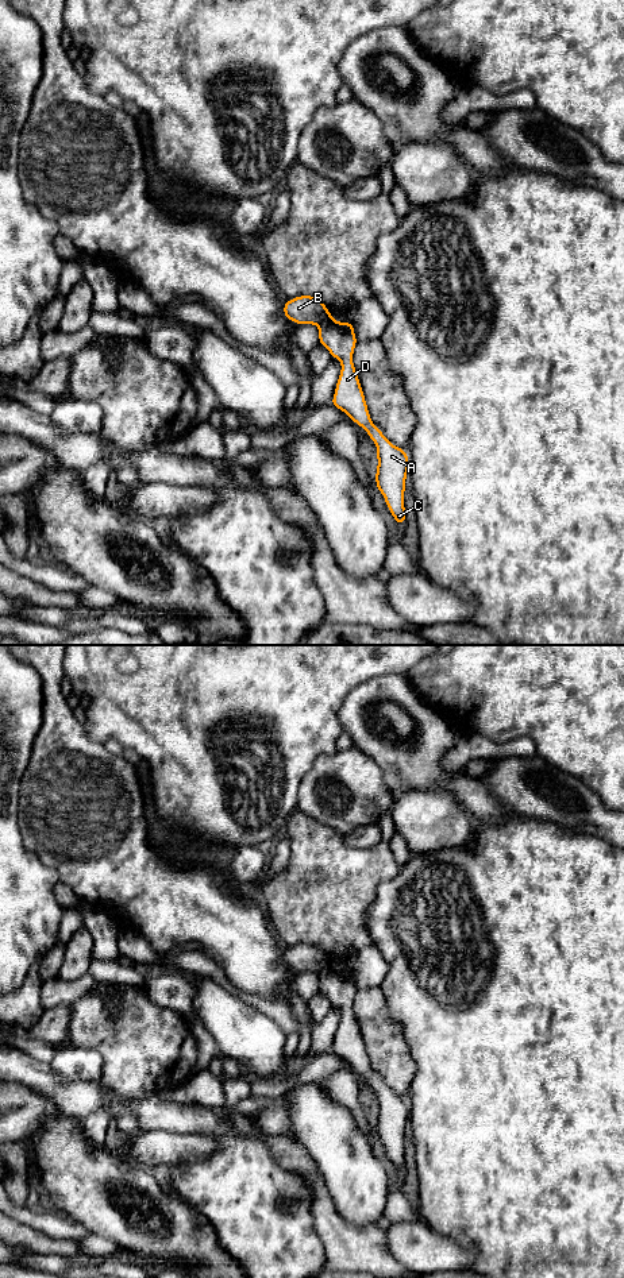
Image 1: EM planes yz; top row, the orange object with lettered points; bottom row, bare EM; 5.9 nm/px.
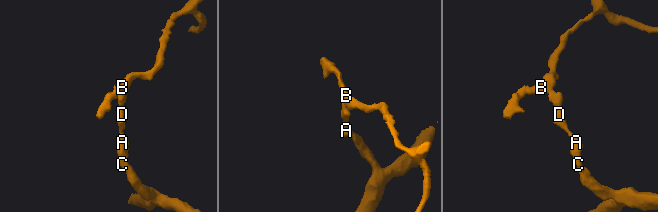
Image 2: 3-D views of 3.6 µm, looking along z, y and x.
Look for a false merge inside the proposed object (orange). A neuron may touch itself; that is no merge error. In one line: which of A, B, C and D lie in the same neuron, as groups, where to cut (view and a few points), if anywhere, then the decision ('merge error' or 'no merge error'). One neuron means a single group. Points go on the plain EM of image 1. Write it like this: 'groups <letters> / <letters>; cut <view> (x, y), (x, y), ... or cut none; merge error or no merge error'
groups A C D / B; cut yz (330, 962), (318, 972); merge error

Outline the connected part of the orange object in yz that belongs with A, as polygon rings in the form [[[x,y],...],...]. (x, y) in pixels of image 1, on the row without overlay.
[[[330,964],[319,972],[319,977],[319,992],[324,993],[331,1004],[342,1011],[331,1053],[344,1059],[375,1090],[378,1108],[375,1119],[377,1138],[384,1143],[397,1173],[404,1173],[407,1167],[404,1140],[409,1108],[407,1099],[393,1093],[370,1067],[365,1042],[353,1011],[353,1001],[358,989],[354,973],[347,969],[338,970]]]

